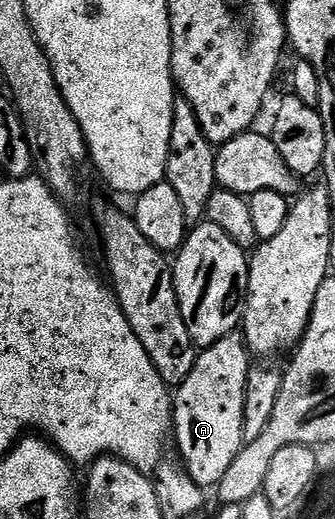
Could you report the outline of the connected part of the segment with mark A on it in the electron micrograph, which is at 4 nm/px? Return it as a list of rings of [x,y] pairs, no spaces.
[[[243,334],[224,335],[217,343],[203,348],[197,354],[194,369],[175,388],[174,402],[170,407],[170,423],[174,428],[174,435],[176,431],[176,447],[184,458],[183,470],[199,487],[211,489],[219,485],[222,477],[226,477],[226,469],[230,469],[234,457],[238,457],[240,448],[245,444],[242,433],[242,405],[249,366],[250,352]]]

